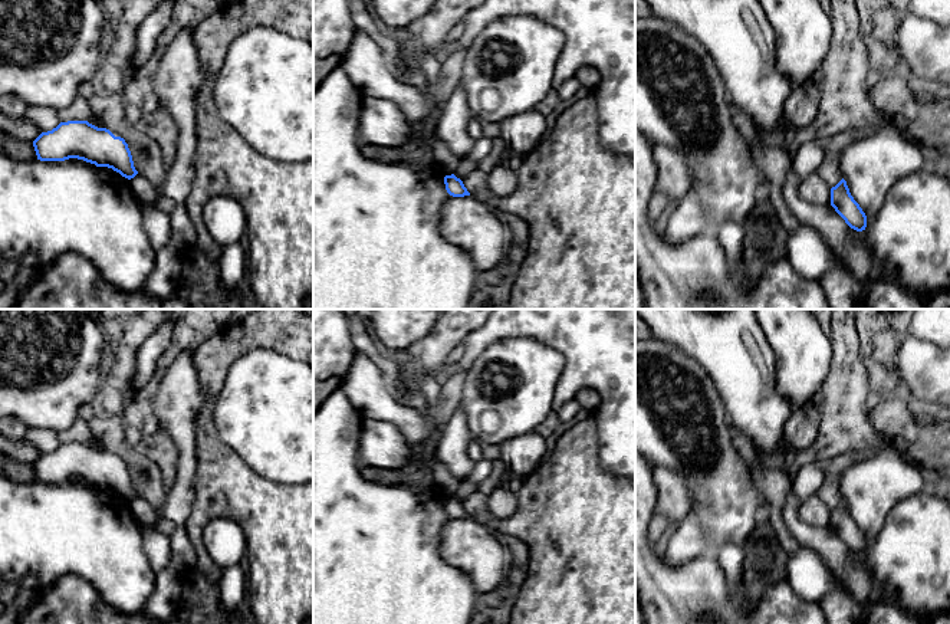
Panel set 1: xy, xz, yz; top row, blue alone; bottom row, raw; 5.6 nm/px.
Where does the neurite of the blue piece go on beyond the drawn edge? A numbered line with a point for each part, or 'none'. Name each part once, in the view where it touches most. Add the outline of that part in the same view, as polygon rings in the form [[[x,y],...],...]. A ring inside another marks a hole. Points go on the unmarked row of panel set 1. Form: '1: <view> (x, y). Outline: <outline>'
none

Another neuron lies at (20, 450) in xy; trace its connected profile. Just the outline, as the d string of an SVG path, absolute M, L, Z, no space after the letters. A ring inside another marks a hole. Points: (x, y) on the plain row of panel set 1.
M0 434L0 453L32 464L42 456L42 453L30 446L26 440L14 441L3 434Z

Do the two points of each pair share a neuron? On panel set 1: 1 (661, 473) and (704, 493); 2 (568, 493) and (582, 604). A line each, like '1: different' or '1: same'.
1: different
2: same

